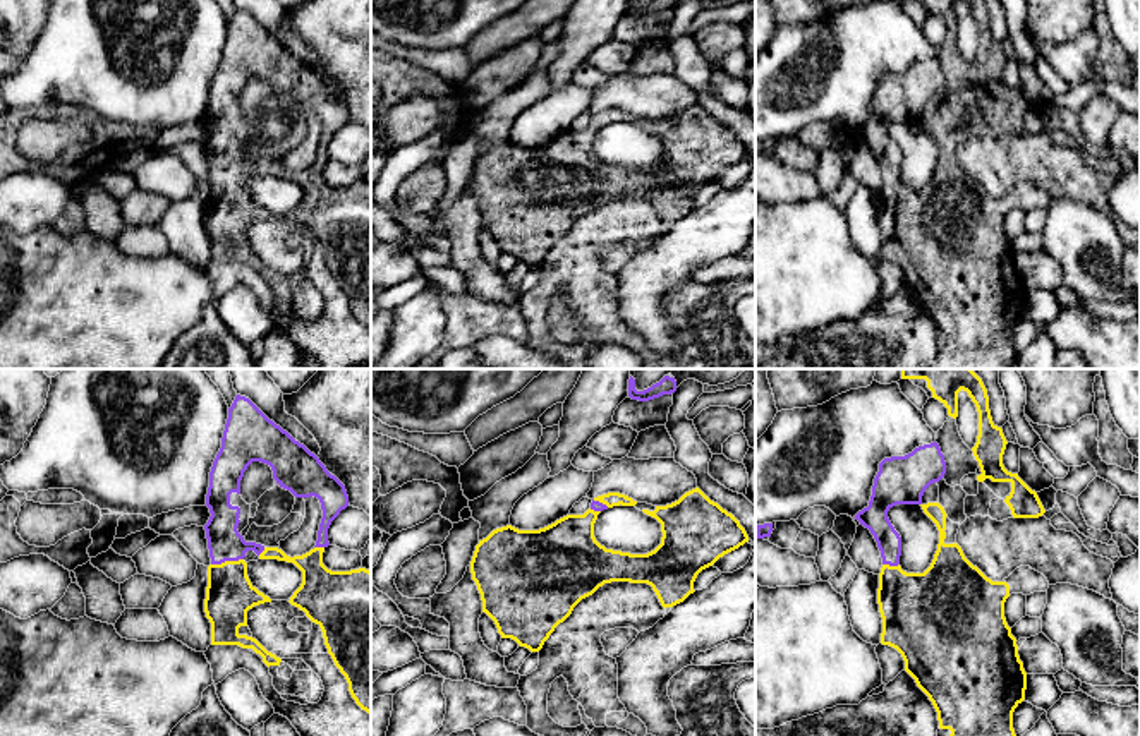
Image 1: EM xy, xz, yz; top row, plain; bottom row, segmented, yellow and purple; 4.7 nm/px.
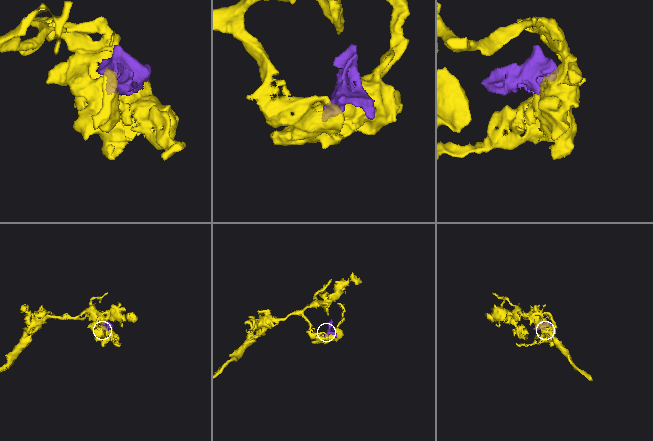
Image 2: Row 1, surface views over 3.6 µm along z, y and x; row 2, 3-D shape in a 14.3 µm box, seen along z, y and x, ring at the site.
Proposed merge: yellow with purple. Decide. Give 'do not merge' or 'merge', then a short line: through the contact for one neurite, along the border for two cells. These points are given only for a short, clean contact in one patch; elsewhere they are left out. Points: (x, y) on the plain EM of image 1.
merge

